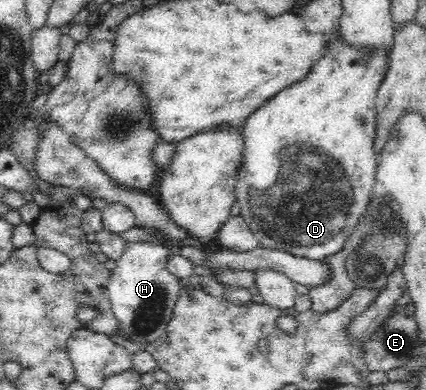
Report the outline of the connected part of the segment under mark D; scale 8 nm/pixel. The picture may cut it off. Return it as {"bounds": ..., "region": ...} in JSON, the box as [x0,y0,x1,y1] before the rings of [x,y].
{"bounds":[235,32,388,263],"region":[[[336,32],[330,36],[330,44],[328,44],[327,50],[334,52],[336,58],[324,56],[320,62],[316,62],[312,66],[312,72],[304,80],[300,80],[298,84],[290,86],[288,90],[276,94],[272,100],[268,100],[264,106],[260,106],[252,116],[246,119],[246,122],[240,128],[244,146],[241,156],[241,166],[239,167],[237,176],[238,179],[235,184],[235,202],[236,204],[240,204],[242,208],[239,216],[251,229],[260,247],[288,252],[299,258],[308,258],[321,263],[324,259],[338,254],[338,252],[341,252],[345,248],[345,243],[349,236],[352,235],[357,224],[362,220],[360,214],[365,212],[364,208],[367,207],[370,192],[374,188],[375,172],[379,162],[379,155],[375,152],[374,148],[376,118],[376,103],[374,100],[377,97],[378,86],[382,84],[388,68],[387,48],[378,47],[374,51],[359,51],[356,47],[351,47],[348,43],[344,42]]]}

